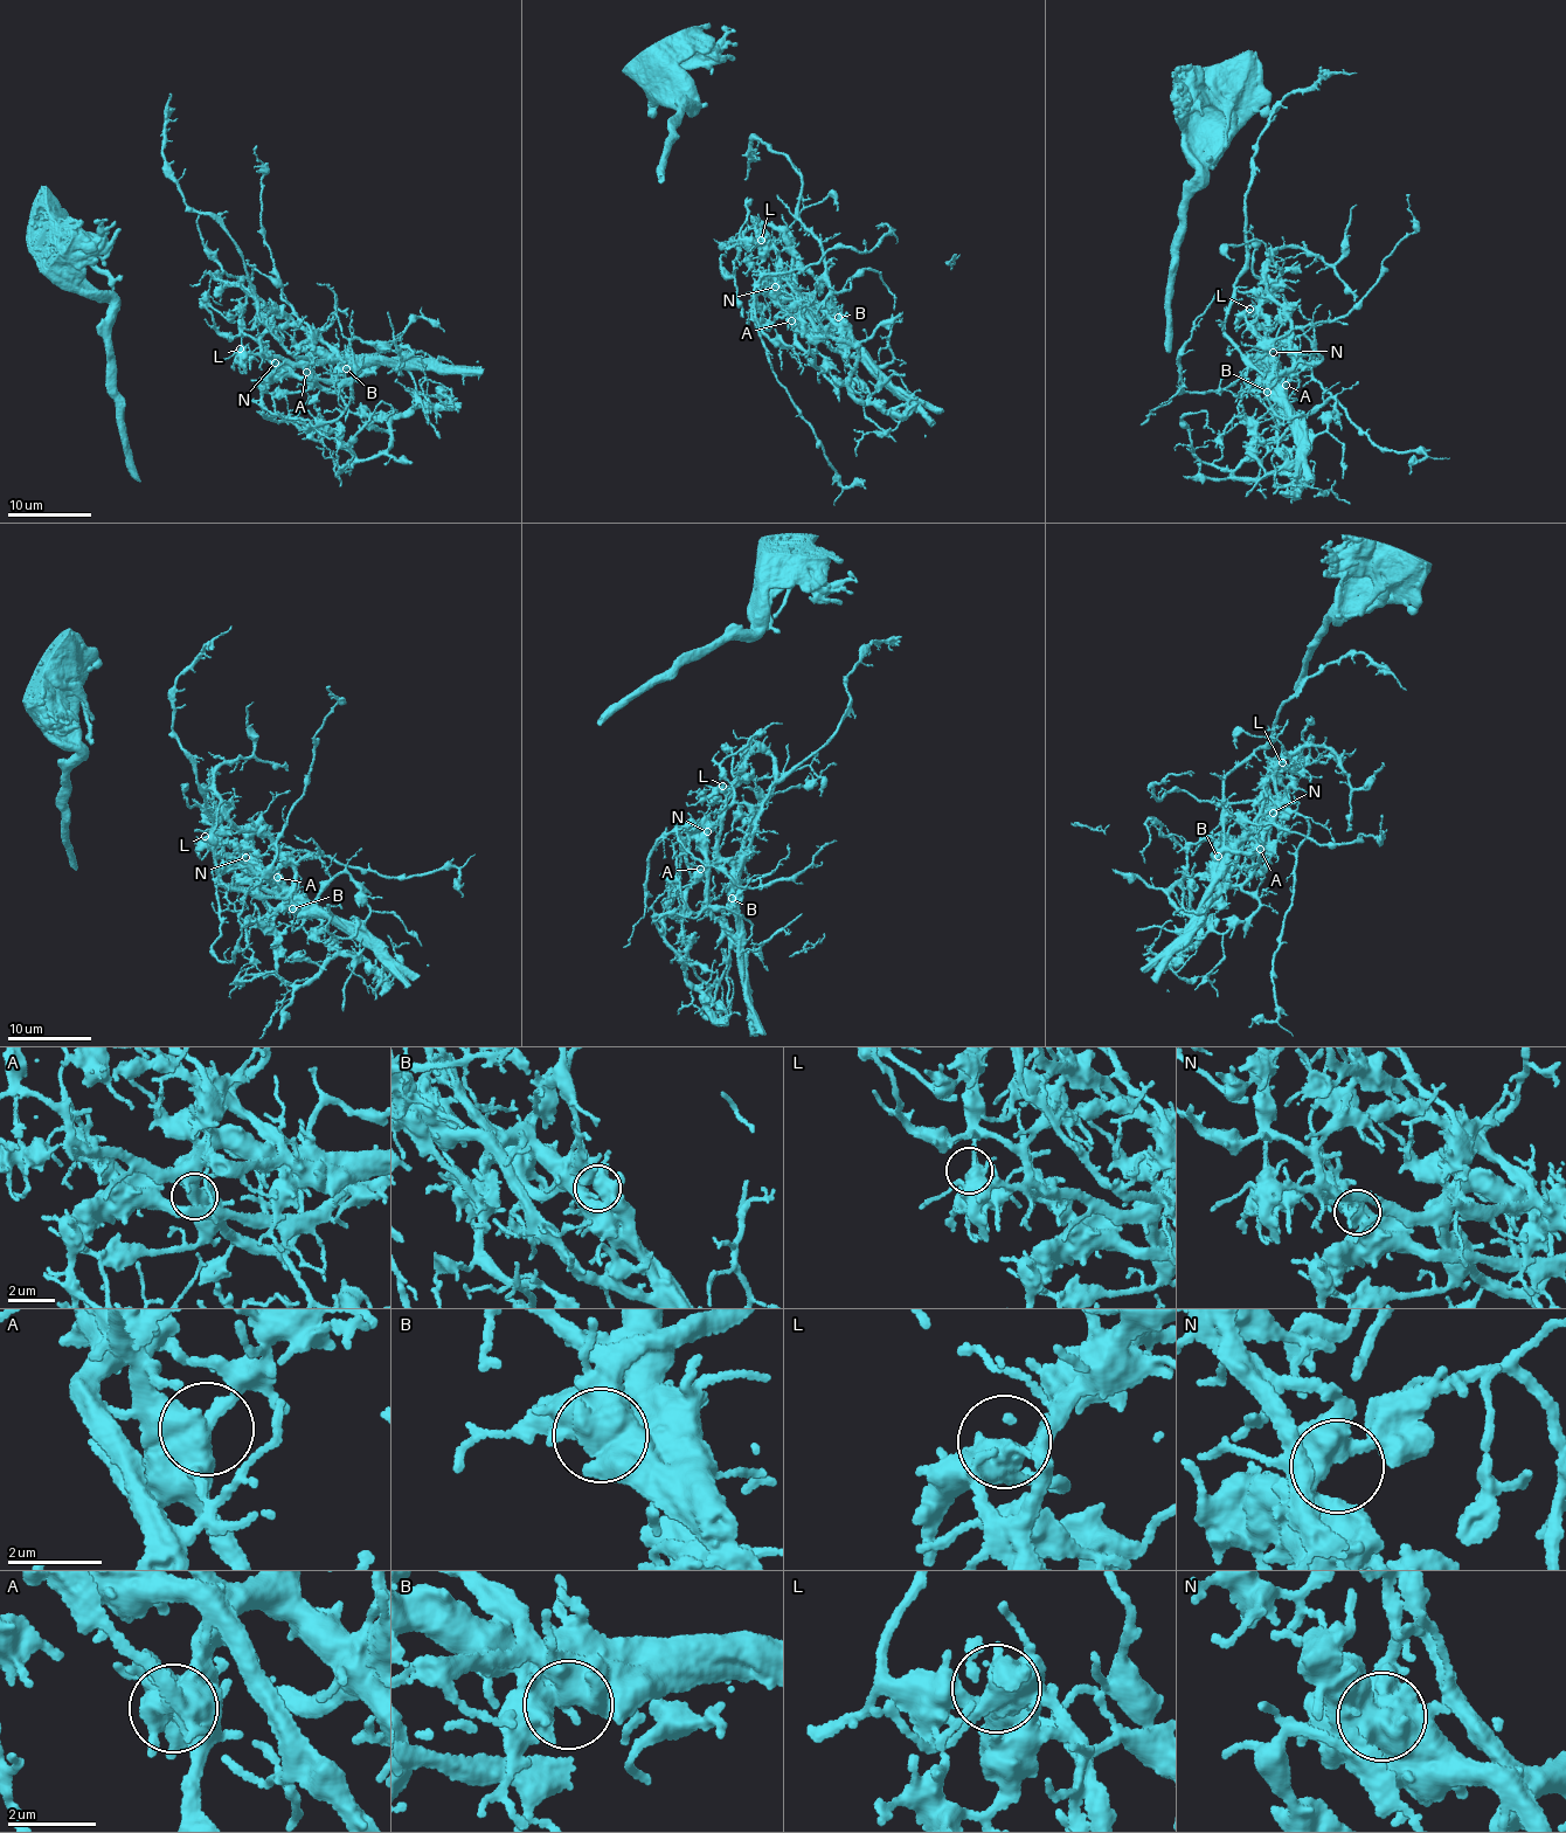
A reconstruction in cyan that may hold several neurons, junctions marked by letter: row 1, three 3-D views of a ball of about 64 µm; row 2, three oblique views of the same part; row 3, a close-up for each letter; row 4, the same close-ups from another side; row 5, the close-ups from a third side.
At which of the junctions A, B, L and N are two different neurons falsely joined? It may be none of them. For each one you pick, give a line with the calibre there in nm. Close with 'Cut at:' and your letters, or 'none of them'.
Cut at: none of them

